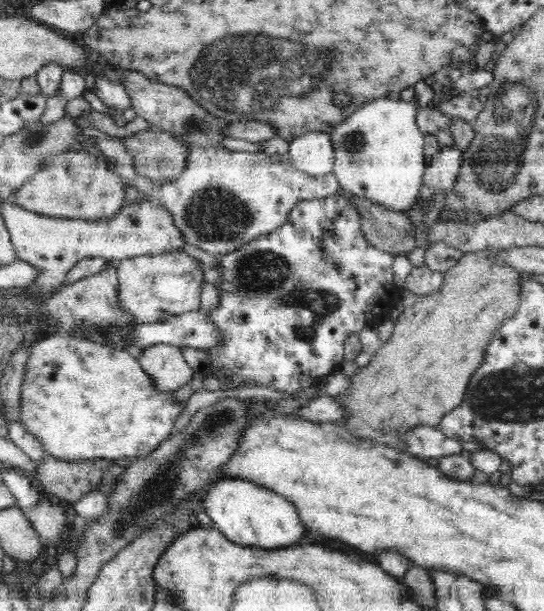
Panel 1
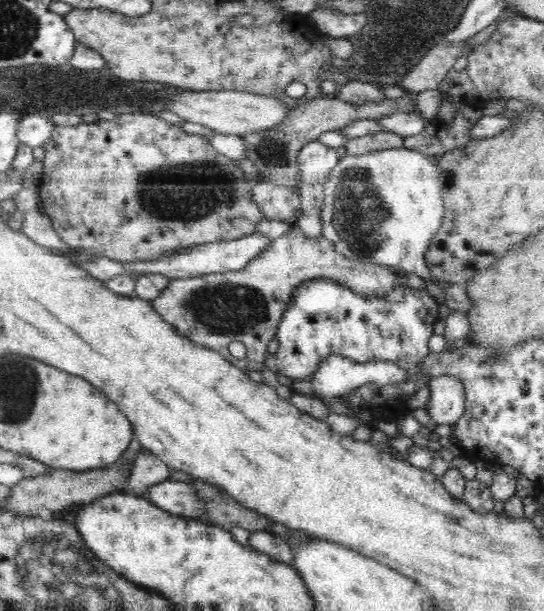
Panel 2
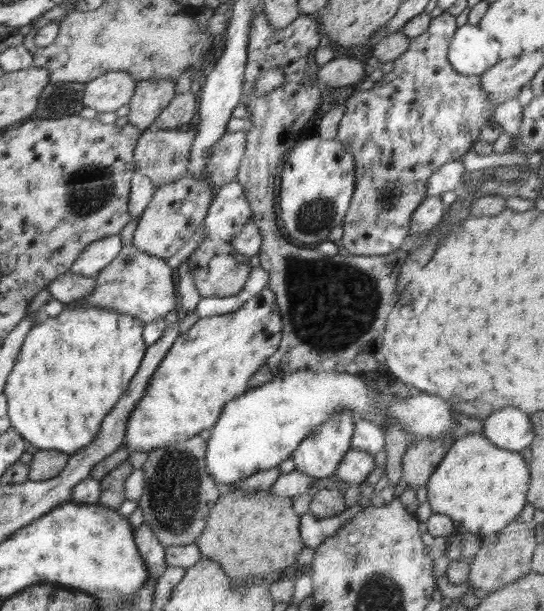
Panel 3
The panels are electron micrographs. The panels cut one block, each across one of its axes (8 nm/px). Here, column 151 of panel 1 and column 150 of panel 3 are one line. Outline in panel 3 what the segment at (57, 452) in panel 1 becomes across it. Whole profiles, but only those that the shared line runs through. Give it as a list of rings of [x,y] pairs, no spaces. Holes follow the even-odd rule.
[[[267,286],[262,289],[262,292],[254,295],[250,300],[246,301],[246,304],[242,306],[241,309],[234,311],[233,313],[221,314],[221,315],[212,315],[206,318],[201,318],[198,320],[191,328],[186,332],[176,338],[174,345],[170,347],[166,356],[158,365],[158,368],[154,371],[154,374],[150,377],[148,381],[148,387],[144,391],[144,397],[140,399],[140,402],[134,407],[134,412],[130,414],[128,418],[128,423],[126,423],[126,434],[123,440],[124,446],[129,453],[131,452],[150,452],[150,450],[156,450],[156,448],[162,448],[162,446],[168,446],[172,441],[182,442],[192,438],[193,436],[198,435],[202,430],[210,429],[211,426],[214,426],[218,422],[220,413],[223,411],[224,405],[228,402],[234,400],[237,396],[242,396],[247,390],[247,385],[249,384],[250,377],[254,375],[254,372],[262,368],[262,365],[266,364],[266,359],[273,355],[280,345],[281,340],[283,339],[282,331],[282,321],[281,314],[278,303],[276,302],[276,295],[270,290]]]

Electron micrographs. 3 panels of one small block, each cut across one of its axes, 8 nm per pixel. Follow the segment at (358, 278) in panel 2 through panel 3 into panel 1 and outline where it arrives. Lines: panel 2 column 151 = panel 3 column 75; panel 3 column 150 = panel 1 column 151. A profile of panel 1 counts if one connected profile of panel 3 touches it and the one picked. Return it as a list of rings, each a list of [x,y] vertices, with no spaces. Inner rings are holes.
[[[186,252],[127,257],[117,265],[120,280],[117,290],[119,309],[129,312],[136,322],[164,322],[177,314],[200,308],[200,292],[206,282],[203,275],[204,264]]]

